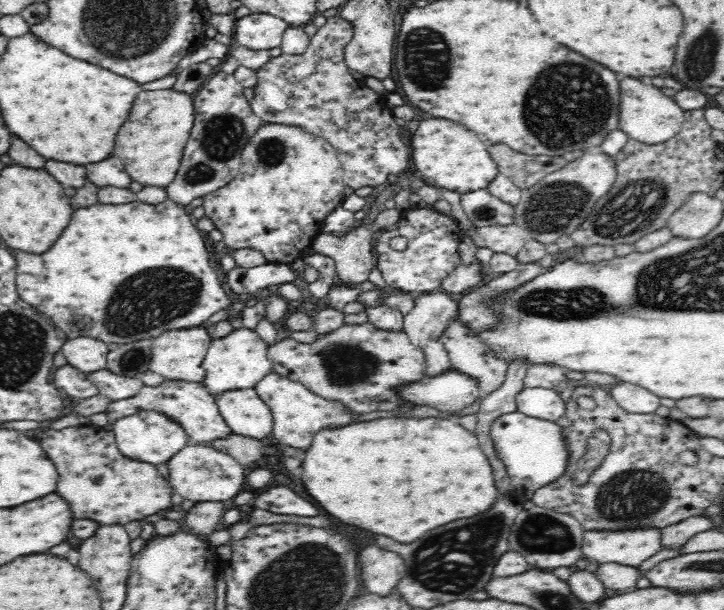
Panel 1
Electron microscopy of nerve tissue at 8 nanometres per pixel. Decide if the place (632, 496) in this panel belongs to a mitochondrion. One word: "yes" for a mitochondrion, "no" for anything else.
yes

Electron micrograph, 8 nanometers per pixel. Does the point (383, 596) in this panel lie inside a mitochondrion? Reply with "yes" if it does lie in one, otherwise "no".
no

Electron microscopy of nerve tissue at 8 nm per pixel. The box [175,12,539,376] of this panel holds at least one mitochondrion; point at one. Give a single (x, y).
(425, 59)

